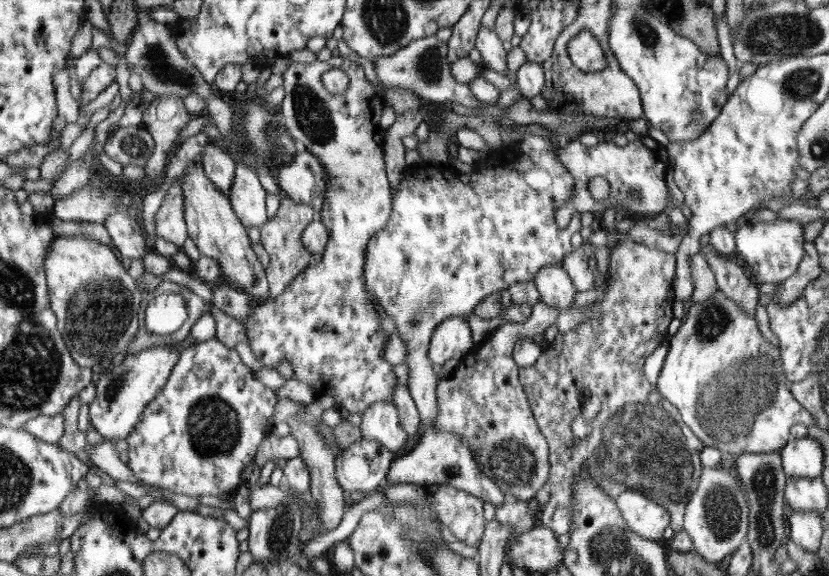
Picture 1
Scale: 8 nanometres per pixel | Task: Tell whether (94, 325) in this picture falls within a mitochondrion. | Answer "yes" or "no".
yes

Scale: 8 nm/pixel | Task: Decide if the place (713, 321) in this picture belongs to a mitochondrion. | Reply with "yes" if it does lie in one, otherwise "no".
yes

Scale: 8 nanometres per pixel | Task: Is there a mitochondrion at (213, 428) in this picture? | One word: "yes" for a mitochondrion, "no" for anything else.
yes

